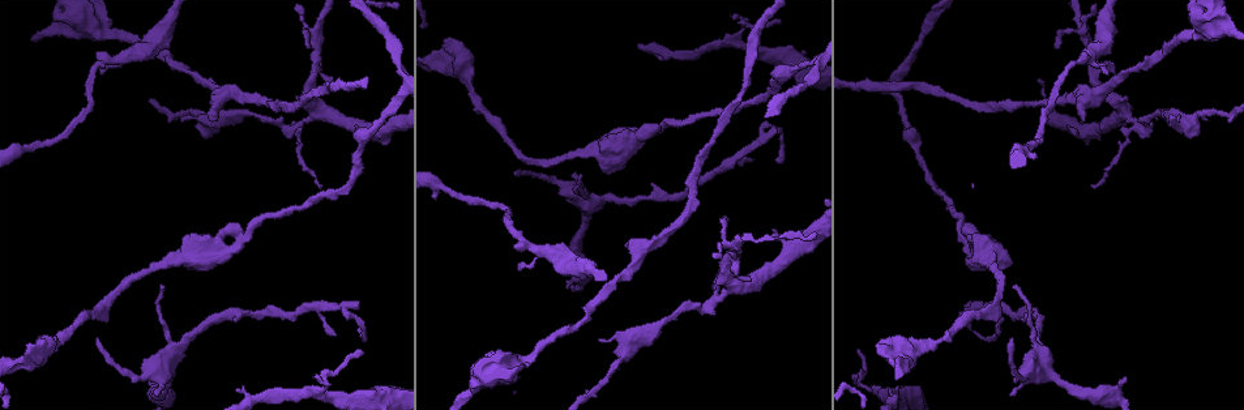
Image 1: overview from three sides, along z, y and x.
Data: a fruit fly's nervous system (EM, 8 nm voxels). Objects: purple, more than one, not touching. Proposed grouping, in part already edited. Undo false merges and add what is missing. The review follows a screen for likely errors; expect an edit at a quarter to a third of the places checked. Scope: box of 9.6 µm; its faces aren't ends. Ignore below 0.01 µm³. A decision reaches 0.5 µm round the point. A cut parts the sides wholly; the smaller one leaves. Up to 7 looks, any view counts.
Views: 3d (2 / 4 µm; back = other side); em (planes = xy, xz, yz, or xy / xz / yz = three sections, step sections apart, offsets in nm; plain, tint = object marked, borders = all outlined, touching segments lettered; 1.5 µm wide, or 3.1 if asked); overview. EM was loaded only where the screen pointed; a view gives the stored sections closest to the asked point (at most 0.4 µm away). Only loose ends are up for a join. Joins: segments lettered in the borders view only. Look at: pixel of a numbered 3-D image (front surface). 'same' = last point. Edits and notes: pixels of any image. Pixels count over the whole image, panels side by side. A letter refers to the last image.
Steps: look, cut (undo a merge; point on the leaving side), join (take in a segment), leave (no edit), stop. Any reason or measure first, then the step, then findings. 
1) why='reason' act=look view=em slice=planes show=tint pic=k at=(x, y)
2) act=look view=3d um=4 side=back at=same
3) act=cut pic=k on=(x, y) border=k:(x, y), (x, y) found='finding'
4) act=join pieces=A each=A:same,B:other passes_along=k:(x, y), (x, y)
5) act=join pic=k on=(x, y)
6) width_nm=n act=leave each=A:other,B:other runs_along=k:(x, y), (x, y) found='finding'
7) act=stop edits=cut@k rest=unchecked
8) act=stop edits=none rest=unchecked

why='free end' act=look view=3d um=2 pic=1 at=(1082, 119)

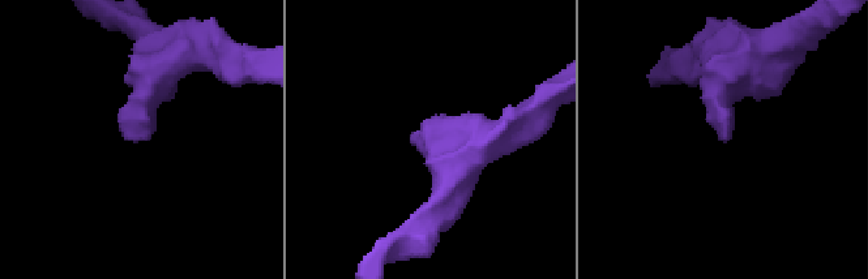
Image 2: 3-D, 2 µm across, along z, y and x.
why='shape alone is not enough' act=look view=em slice=xz step=4 show=borders pic=2 at=(729, 134)

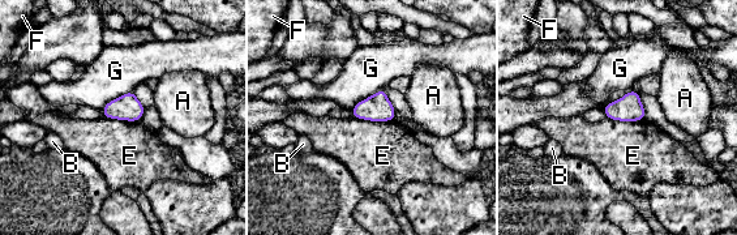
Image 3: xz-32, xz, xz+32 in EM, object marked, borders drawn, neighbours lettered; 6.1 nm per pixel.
act=leave each=A:other,B:other,E:other,F:other,G:other border=3:(352, 116), (367, 120), (393, 122) found='none of them fits'

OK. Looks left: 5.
why='an open end' act=look view=3d um=2 pic=1 at=(1106, 73)

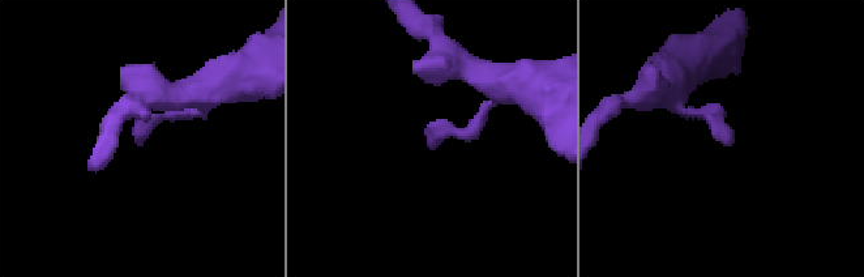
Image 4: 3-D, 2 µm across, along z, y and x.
act=look view=em slice=planes show=tint pic=4 at=(731, 145)

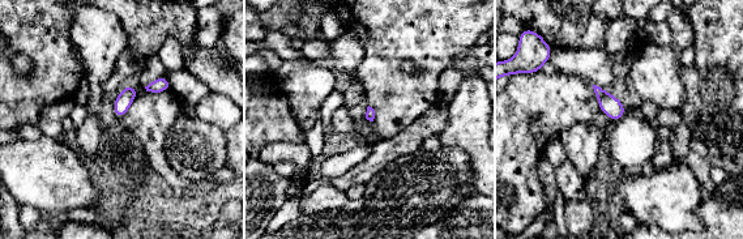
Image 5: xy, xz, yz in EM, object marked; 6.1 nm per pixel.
why='what lies round it' act=look view=em slice=planes show=borders at=same

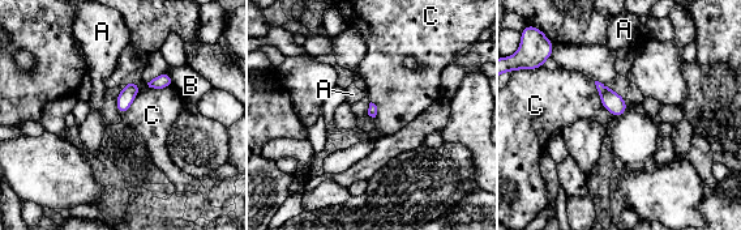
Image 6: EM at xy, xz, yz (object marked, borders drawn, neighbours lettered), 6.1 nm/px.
act=leave each=A:other,B:other,C:other found='none of them fits'

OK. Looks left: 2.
why='free end' act=look view=em slice=planes show=borders pic=1 at=(1095, 185)

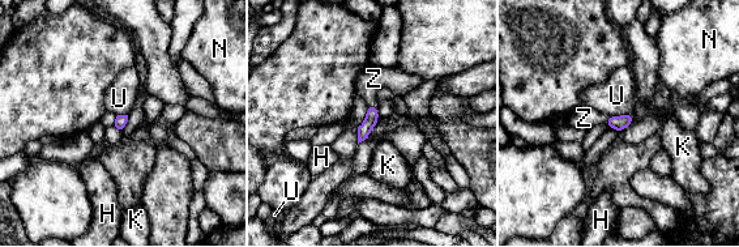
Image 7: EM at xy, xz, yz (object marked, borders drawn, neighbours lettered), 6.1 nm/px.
act=join pieces=Z each=H:other,K:other,N:other,U:other,Z:same passes_along=7:(371, 119), (371, 103), (374, 79) found='the neuron continues'

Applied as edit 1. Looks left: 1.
act=stop edits=join@7 rest=unchecked

